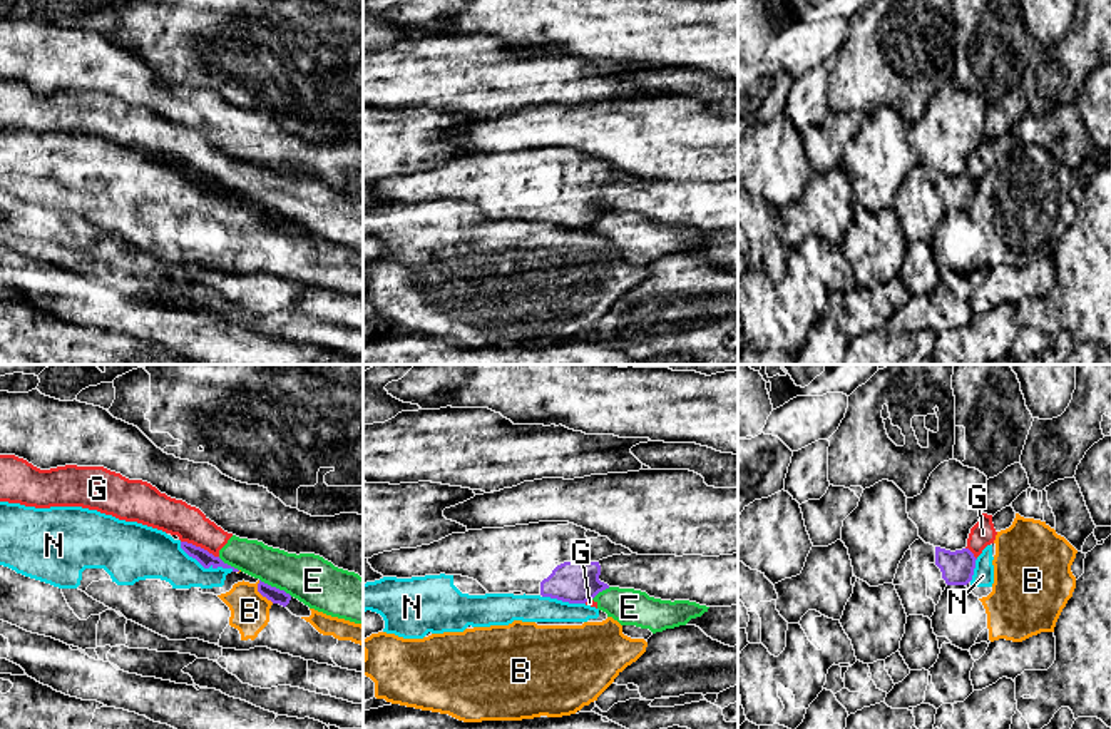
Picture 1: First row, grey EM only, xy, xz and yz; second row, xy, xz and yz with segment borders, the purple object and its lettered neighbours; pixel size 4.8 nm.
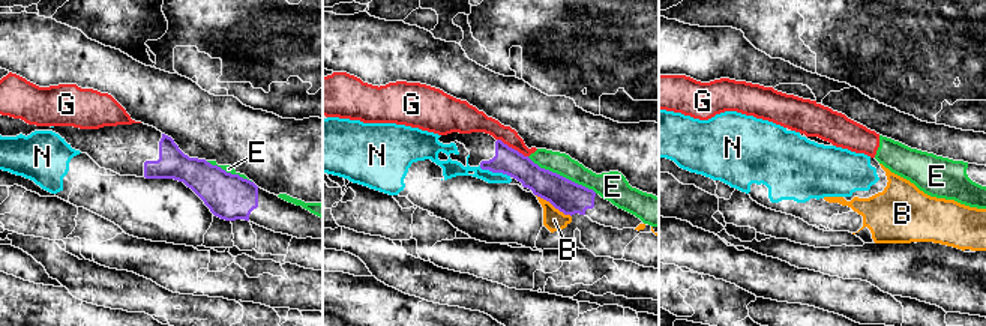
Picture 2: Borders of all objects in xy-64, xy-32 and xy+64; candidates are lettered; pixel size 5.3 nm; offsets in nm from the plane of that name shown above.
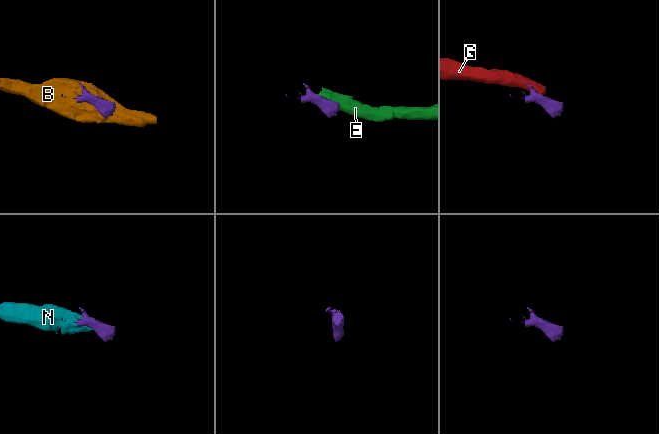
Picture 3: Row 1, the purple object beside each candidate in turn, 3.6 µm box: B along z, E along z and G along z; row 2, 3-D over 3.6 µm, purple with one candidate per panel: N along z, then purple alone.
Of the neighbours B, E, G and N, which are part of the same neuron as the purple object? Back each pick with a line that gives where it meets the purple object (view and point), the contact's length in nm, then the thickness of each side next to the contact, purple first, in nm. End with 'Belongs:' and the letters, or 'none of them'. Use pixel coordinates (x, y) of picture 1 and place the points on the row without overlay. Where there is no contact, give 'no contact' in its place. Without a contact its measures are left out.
Belongs: none of them

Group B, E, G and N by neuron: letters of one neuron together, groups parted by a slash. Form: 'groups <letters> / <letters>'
groups B N / E G

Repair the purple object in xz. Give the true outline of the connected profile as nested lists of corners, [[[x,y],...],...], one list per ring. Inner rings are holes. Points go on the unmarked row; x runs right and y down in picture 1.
[[[539,147],[452,159],[430,171],[373,181],[368,189],[383,202],[462,201],[477,206],[489,219],[522,217],[569,229],[586,229],[609,214],[599,206],[599,187],[621,179],[631,181],[632,177],[569,147]]]

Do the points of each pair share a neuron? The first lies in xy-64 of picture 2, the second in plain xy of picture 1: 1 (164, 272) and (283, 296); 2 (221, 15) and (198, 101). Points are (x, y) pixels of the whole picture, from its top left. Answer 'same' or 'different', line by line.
1: same
2: different

